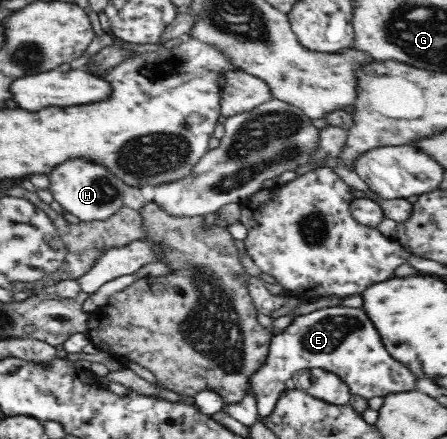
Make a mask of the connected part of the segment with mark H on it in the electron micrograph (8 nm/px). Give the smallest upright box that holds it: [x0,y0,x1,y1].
[48,158,127,221]

